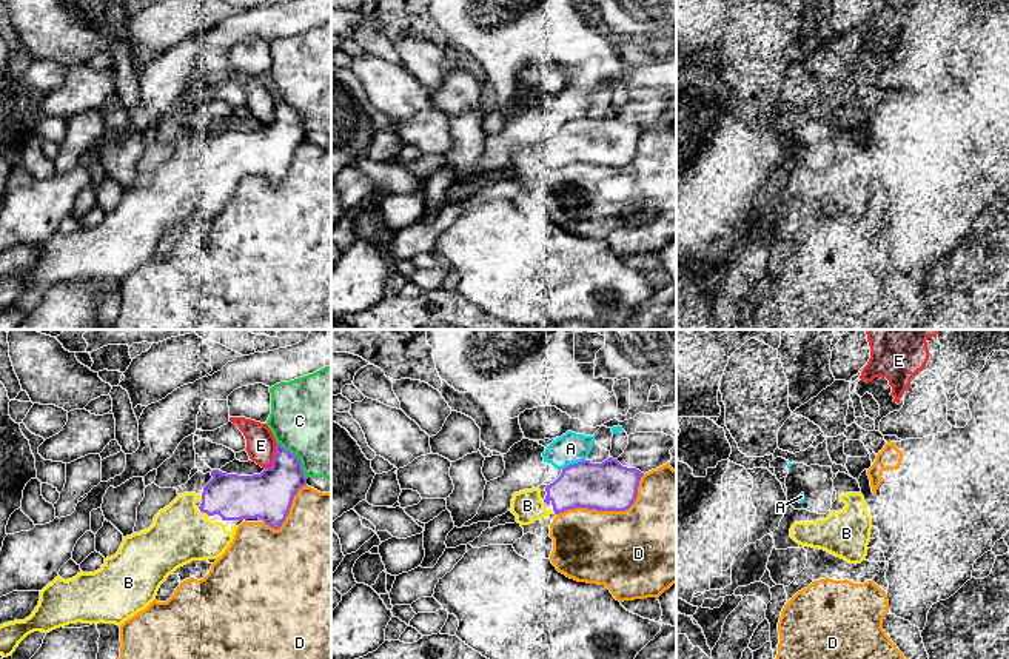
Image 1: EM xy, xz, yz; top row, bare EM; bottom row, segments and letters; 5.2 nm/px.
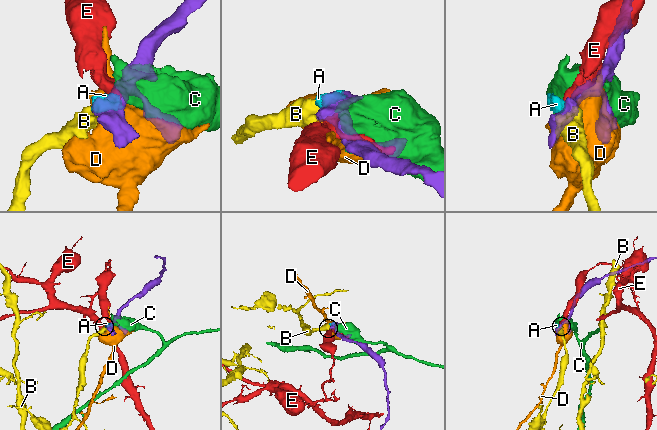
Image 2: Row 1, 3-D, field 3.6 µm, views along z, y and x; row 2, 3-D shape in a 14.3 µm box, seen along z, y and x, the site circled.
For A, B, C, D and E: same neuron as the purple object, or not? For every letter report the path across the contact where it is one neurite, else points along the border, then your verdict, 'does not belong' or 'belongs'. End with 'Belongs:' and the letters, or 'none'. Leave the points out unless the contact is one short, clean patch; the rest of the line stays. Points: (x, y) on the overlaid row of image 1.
A: border along xz (584, 459), (569, 464), (563, 470); does not belong
B: belongs
C: does not belong
D: does not belong
E: does not belong
Belongs: B

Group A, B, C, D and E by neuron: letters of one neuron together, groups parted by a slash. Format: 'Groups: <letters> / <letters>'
Groups: A / B / C / D / E

